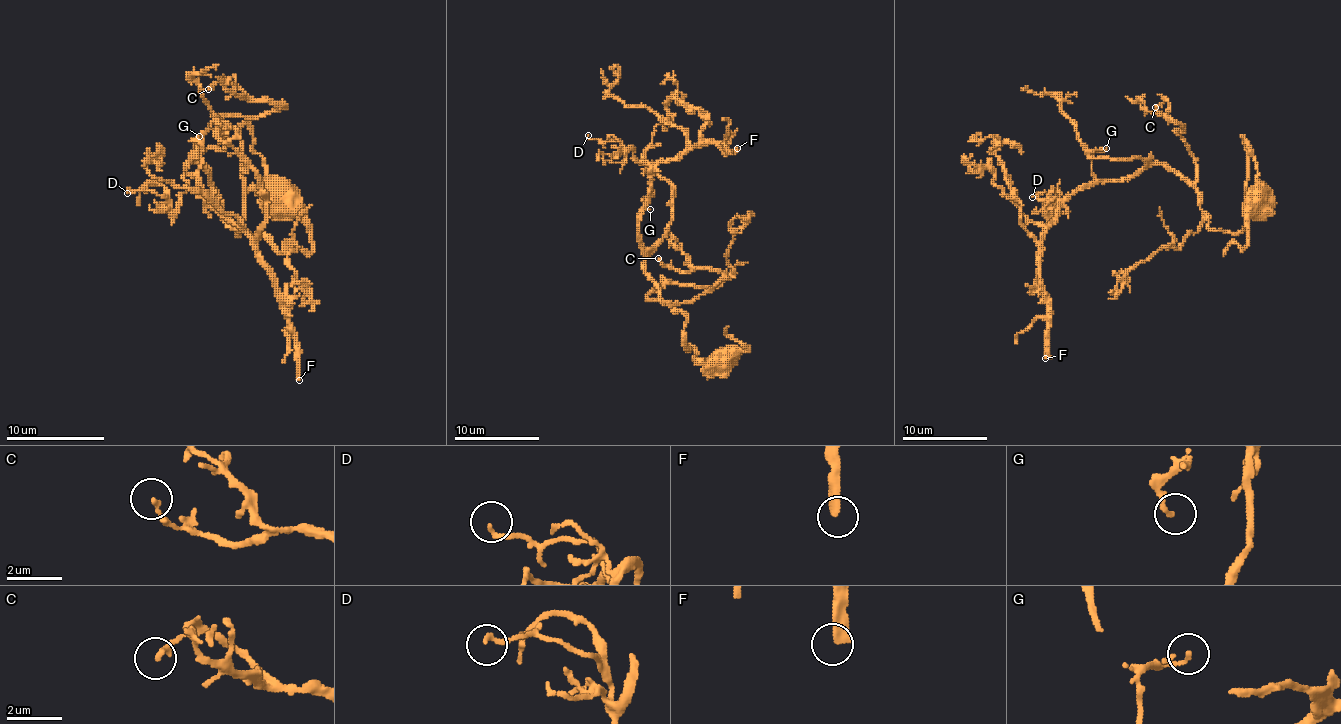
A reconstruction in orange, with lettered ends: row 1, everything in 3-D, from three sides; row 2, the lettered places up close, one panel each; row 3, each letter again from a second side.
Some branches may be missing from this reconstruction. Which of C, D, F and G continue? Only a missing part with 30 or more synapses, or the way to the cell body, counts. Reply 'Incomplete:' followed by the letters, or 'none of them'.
Incomplete: F

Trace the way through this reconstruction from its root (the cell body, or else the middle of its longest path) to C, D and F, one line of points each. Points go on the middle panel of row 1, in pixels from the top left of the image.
C: (720, 360), (688, 350), (686, 316), (648, 296), (663, 284), (711, 286), (722, 275), (675, 271), (658, 258)
D: (720, 360), (686, 348), (686, 316), (646, 271), (650, 167), (588, 135)
F: (720, 360), (686, 348), (686, 316), (663, 301), (646, 271), (639, 211), (660, 162), (701, 143), (737, 148)

